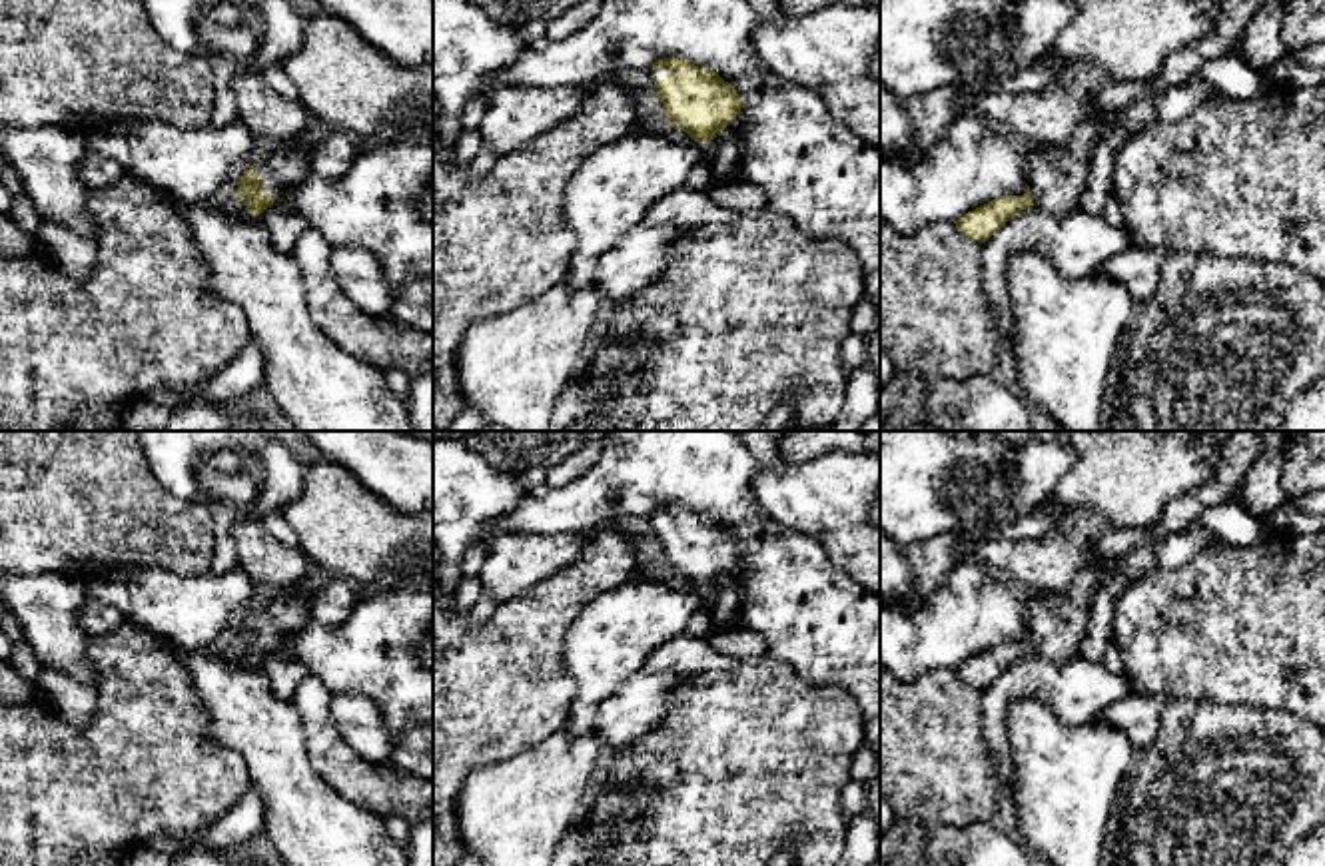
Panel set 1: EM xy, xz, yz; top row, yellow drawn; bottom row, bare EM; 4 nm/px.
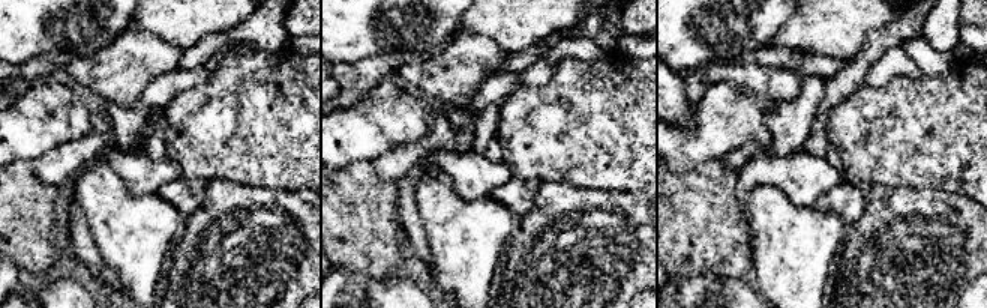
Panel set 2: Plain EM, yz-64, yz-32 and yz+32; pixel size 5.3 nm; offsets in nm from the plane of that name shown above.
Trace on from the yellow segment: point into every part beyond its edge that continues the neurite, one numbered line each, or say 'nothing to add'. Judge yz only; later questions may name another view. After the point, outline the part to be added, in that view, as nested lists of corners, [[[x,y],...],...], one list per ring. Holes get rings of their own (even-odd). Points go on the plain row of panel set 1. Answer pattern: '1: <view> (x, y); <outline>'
1: yz (1056, 623); [[[1088,563],[1064,595],[1042,591],[1024,605],[1034,654],[1062,662],[1080,654],[1094,593],[1102,585],[1102,563]]]

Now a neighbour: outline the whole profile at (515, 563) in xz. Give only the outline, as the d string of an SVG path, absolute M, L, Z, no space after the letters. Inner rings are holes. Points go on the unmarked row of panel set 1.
M593 533L497 537L487 549L479 573L483 593L493 595L503 605L531 591L577 563L591 537Z

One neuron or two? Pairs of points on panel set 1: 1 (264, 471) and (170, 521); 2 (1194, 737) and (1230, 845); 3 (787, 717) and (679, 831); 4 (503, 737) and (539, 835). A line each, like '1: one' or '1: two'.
1: two
2: one
3: one
4: two

